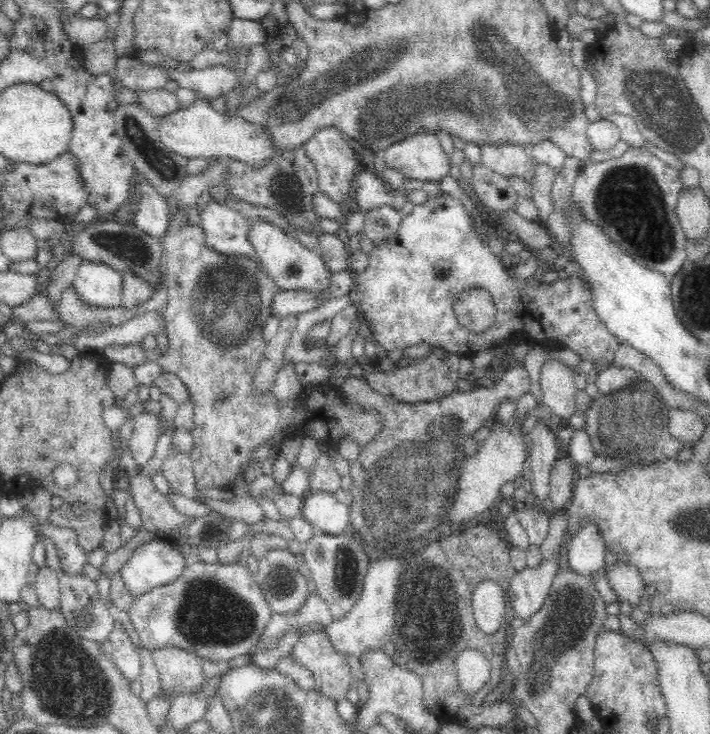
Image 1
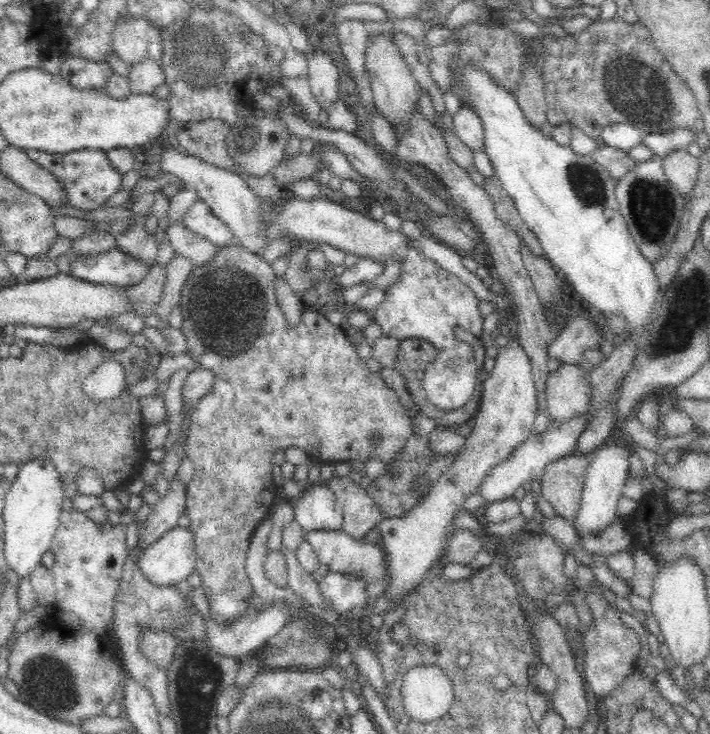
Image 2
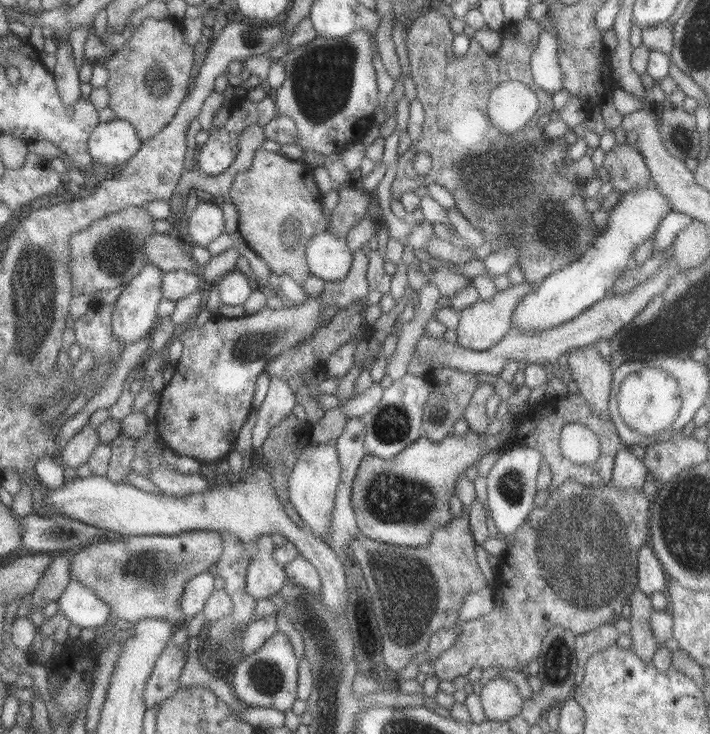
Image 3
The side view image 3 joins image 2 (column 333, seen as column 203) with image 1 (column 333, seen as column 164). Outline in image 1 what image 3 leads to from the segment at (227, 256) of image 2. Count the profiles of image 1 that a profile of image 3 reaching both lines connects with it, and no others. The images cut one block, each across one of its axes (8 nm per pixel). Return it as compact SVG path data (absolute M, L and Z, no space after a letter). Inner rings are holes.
M170 202L167 204L170 219L166 228L166 231L163 233L161 237L161 246L164 252L164 262L166 264L166 275L168 278L166 290L167 290L167 309L164 313L164 316L167 320L167 327L169 330L169 335L166 336L165 341L169 343L169 351L168 356L166 358L162 358L159 360L157 358L159 355L156 350L153 350L146 354L142 349L141 345L131 344L130 346L115 346L105 348L103 351L103 355L108 357L112 363L119 363L130 368L136 367L137 365L142 365L144 362L154 361L162 369L164 369L165 373L171 373L178 378L183 383L183 385L189 391L189 394L193 396L193 435L195 438L194 441L194 450L191 454L191 461L193 464L193 473L195 476L196 486L200 489L207 487L214 487L218 485L228 485L232 486L236 479L236 474L239 472L239 468L245 468L248 464L242 465L250 456L253 450L255 450L260 444L265 442L269 437L276 435L279 432L279 429L283 429L283 436L288 434L288 432L300 432L301 434L308 434L311 438L315 439L317 442L320 440L330 440L330 443L334 441L339 441L341 438L345 436L350 436L355 439L358 445L363 444L364 441L367 440L368 437L371 437L375 431L378 429L378 415L348 415L346 410L346 405L344 405L344 401L340 397L339 391L336 388L332 388L329 386L324 386L324 383L313 386L313 389L303 388L304 398L300 400L300 402L296 403L293 407L290 405L285 409L276 409L276 405L274 405L274 397L272 397L272 393L268 393L261 401L254 401L252 397L250 397L250 383L254 379L254 374L258 369L260 360L264 355L265 345L266 343L261 338L261 327L263 326L266 320L269 320L269 307L271 306L272 300L274 296L277 294L277 288L275 288L275 283L265 274L261 267L256 264L252 264L251 260L248 259L236 259L230 257L227 259L226 256L218 255L218 252L212 252L210 248L206 247L203 241L203 232L199 226L193 226L188 222L188 218L186 218L186 210L185 204L179 204L179 202Z

